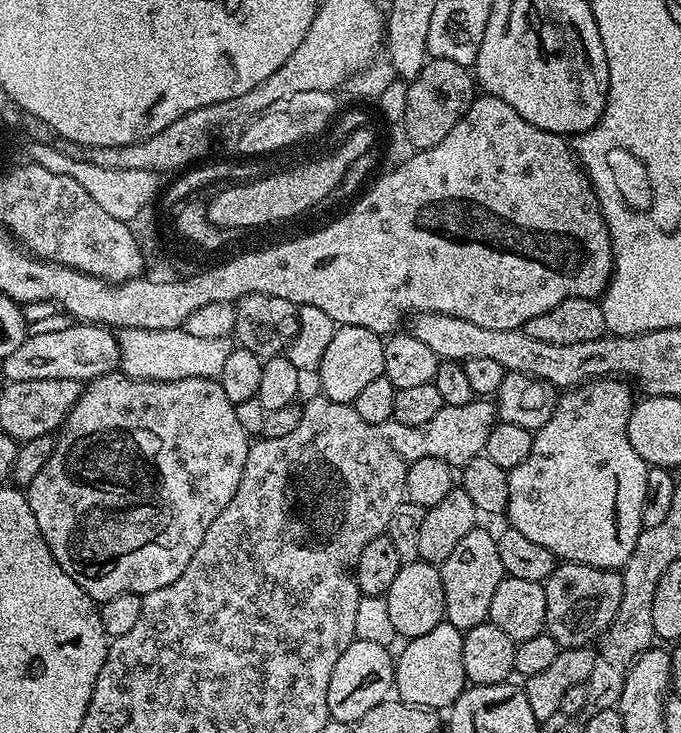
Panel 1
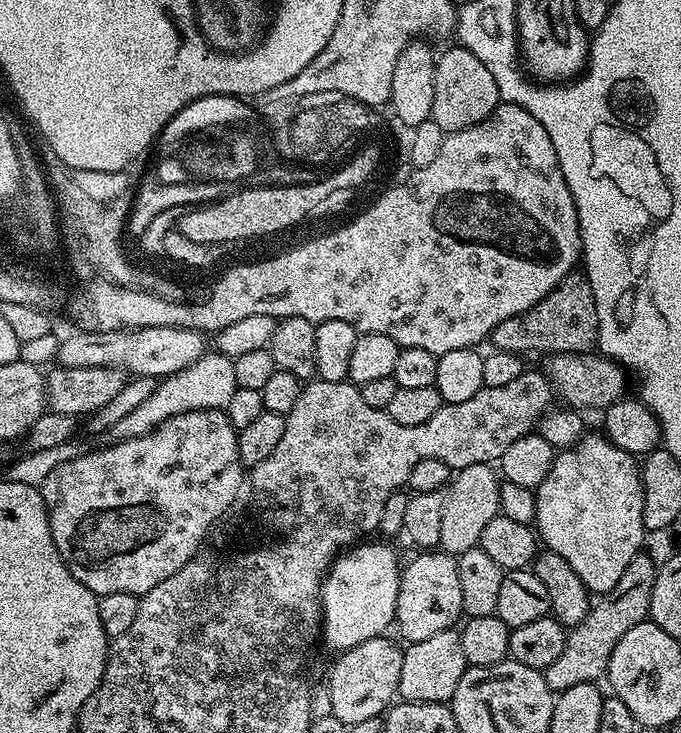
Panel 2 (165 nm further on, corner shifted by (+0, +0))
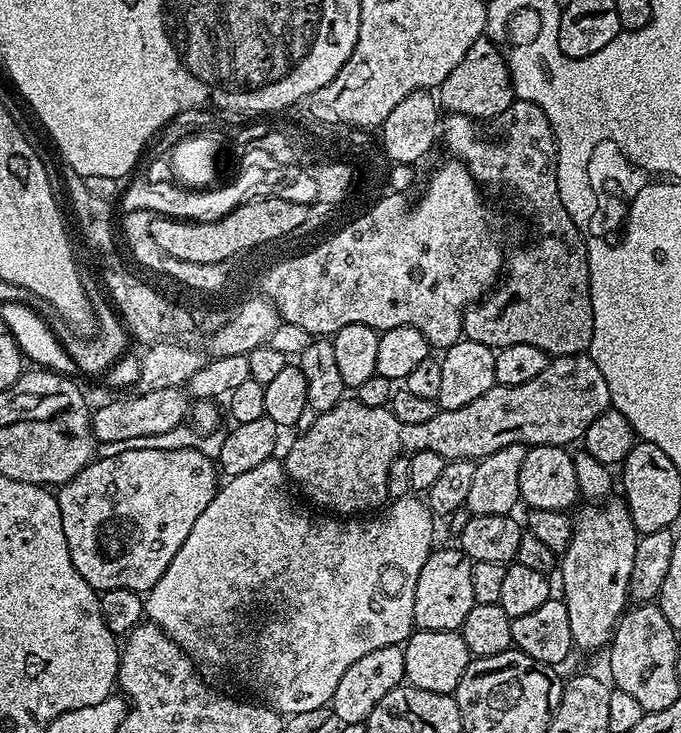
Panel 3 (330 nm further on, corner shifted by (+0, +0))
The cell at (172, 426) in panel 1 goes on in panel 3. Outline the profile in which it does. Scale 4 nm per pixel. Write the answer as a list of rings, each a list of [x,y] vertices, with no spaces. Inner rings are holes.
[[[199,447],[183,448],[182,450],[150,450],[147,448],[146,450],[126,450],[122,454],[113,456],[100,456],[93,459],[92,463],[83,468],[73,480],[66,482],[59,489],[56,501],[58,510],[62,514],[62,530],[66,533],[66,546],[70,546],[70,558],[74,562],[78,574],[82,574],[82,578],[86,578],[86,582],[92,588],[100,592],[125,588],[147,594],[156,585],[158,578],[162,578],[162,574],[166,574],[166,566],[170,566],[170,562],[174,562],[174,554],[178,554],[178,550],[182,550],[182,542],[186,542],[186,537],[189,536],[194,522],[198,522],[202,510],[206,510],[206,506],[210,506],[218,487],[217,465],[214,463],[213,457],[211,460],[206,453],[200,451]]]

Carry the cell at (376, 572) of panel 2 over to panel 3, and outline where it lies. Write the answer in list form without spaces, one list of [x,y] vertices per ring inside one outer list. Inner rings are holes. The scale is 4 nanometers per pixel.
[[[276,458],[262,462],[262,466],[254,466],[254,470],[246,474],[225,479],[217,487],[210,506],[206,506],[206,510],[202,510],[202,515],[198,517],[198,522],[194,522],[186,542],[182,542],[182,550],[174,554],[174,562],[166,566],[166,574],[158,578],[156,585],[147,592],[144,601],[145,617],[151,623],[157,624],[201,669],[213,668],[216,672],[228,672],[233,668],[238,675],[248,676],[249,686],[260,691],[259,699],[285,717],[306,714],[306,710],[329,707],[334,690],[338,690],[338,682],[342,682],[342,674],[346,674],[346,670],[350,670],[350,666],[354,666],[358,658],[382,646],[403,645],[412,635],[416,623],[414,586],[418,586],[418,574],[422,574],[422,566],[426,566],[426,558],[434,550],[431,542],[434,517],[419,495],[409,494],[393,499],[383,511],[376,514],[381,516],[364,520],[368,518],[329,518],[311,507],[303,508],[292,501],[288,488],[290,489],[290,484],[286,479],[284,465]]]

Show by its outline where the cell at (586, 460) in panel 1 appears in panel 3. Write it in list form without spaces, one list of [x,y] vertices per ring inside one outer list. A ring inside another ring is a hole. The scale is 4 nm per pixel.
[[[609,498],[584,507],[588,508],[575,513],[570,546],[562,554],[558,573],[564,587],[562,599],[566,614],[570,614],[573,645],[579,651],[581,648],[584,652],[592,652],[595,648],[603,649],[611,641],[619,619],[626,611],[638,533],[623,499]]]

